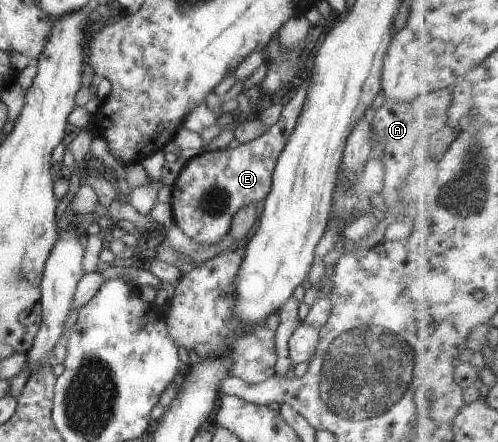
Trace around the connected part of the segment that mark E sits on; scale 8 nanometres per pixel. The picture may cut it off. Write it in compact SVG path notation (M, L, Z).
M306 77L295 94L282 104L280 118L259 137L233 148L201 150L182 165L170 193L170 211L177 230L194 242L215 243L228 233L232 215L237 209L249 204L255 205L264 199L271 187L277 156L295 127L309 82L310 77Z

